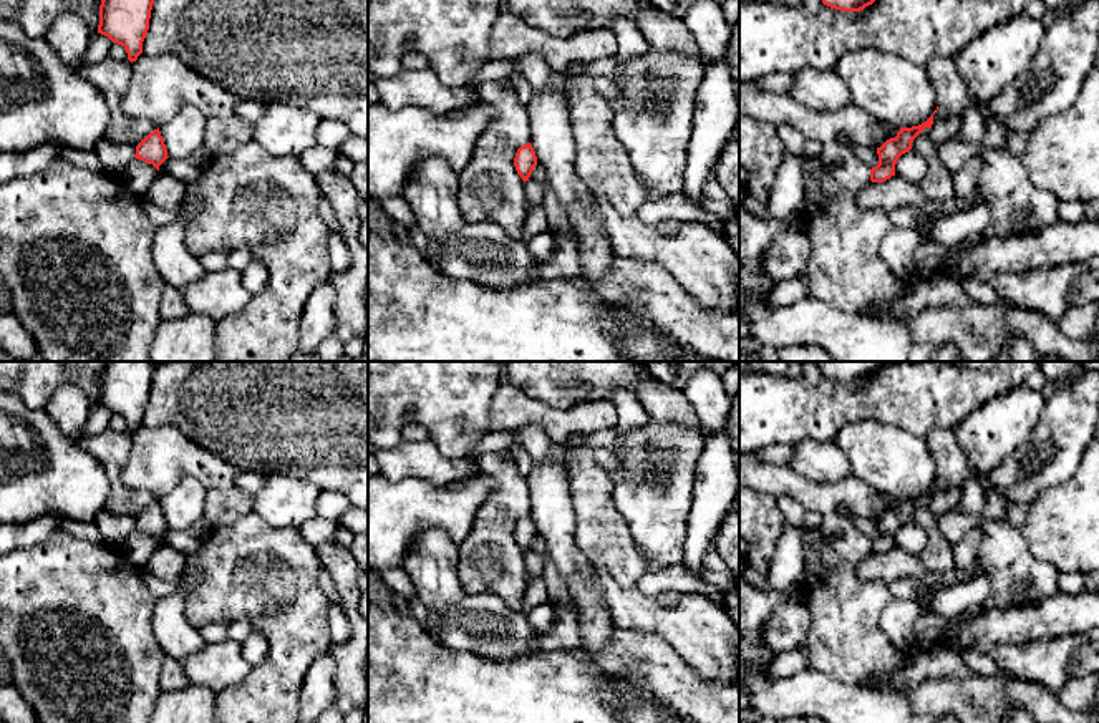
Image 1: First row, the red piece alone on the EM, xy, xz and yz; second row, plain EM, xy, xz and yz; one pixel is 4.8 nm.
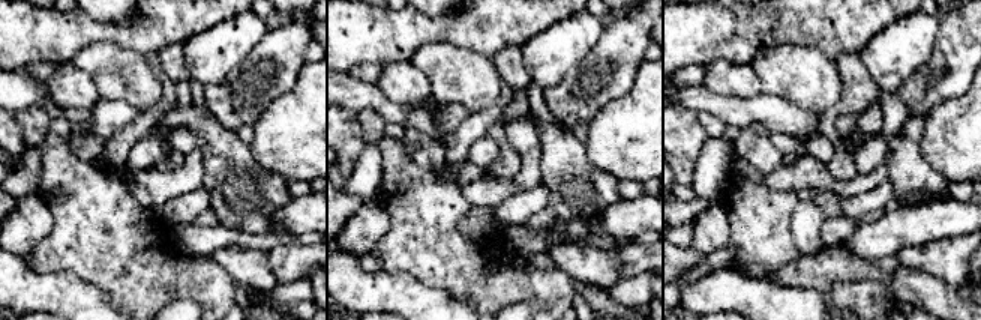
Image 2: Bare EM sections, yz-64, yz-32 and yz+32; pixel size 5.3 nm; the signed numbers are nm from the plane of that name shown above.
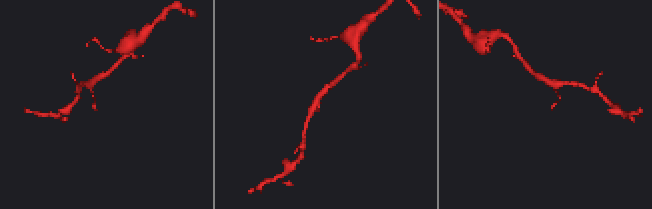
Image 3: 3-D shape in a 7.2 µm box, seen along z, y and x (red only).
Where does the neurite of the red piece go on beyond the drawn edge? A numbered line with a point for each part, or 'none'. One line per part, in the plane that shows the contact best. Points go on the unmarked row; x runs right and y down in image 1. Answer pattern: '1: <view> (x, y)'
none

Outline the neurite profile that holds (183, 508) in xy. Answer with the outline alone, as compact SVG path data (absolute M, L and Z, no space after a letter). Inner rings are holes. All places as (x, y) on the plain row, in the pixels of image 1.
M184 478L171 493L159 497L159 502L167 527L182 531L202 521L206 488L194 478Z

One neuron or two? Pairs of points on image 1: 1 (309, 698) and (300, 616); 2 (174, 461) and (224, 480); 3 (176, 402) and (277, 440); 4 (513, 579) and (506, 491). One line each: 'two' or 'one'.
1: two
2: one
3: one
4: one

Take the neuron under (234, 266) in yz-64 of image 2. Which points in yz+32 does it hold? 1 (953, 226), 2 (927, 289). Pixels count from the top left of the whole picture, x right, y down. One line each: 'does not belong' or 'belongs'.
1: does not belong
2: does not belong

